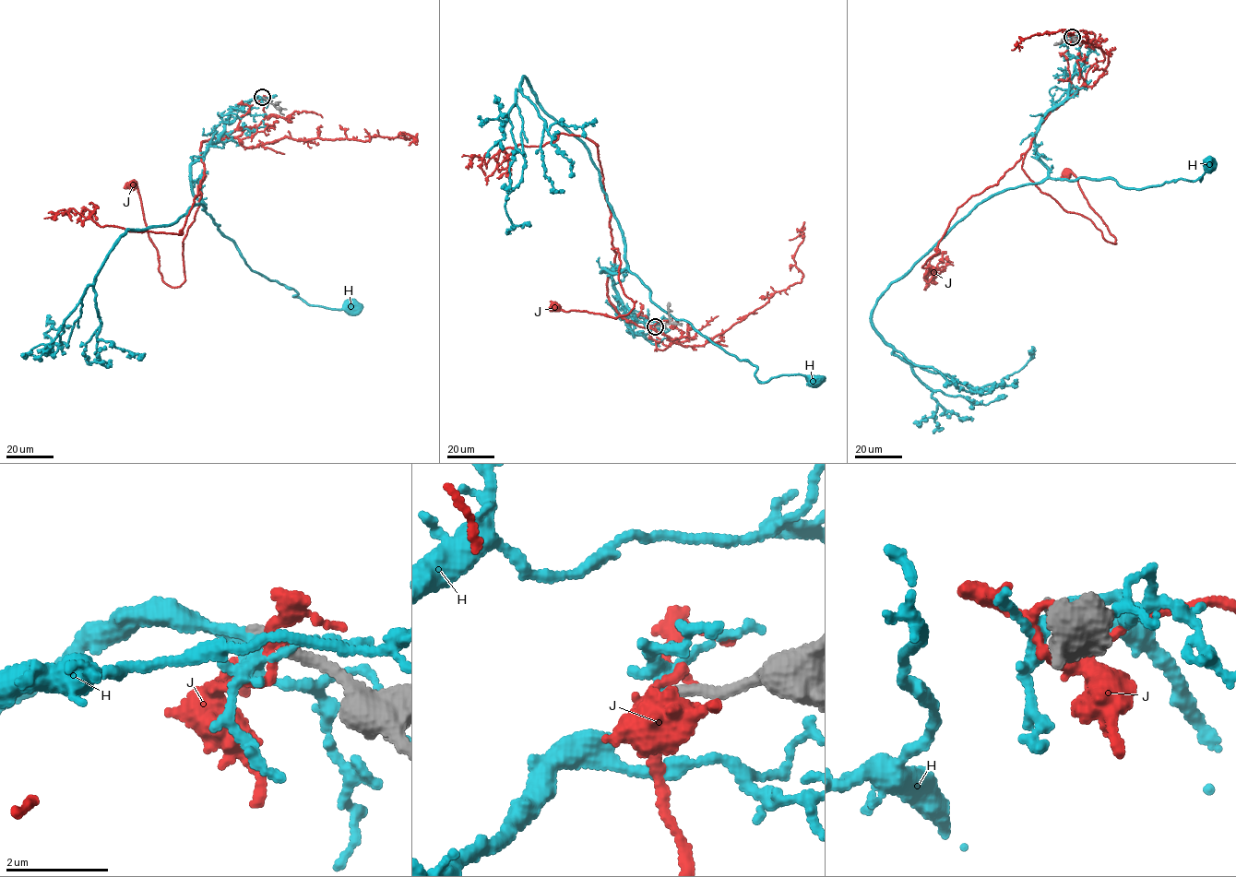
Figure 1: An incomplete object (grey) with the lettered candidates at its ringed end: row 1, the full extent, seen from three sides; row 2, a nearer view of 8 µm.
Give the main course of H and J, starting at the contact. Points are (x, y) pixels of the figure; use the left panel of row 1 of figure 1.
H: (262, 97), (232, 111), (193, 163), (194, 195), (252, 269), (310, 304), (351, 303)
J: (264, 98), (266, 116), (257, 127), (201, 142), (205, 177), (184, 241), (180, 286), (162, 279), (133, 184)

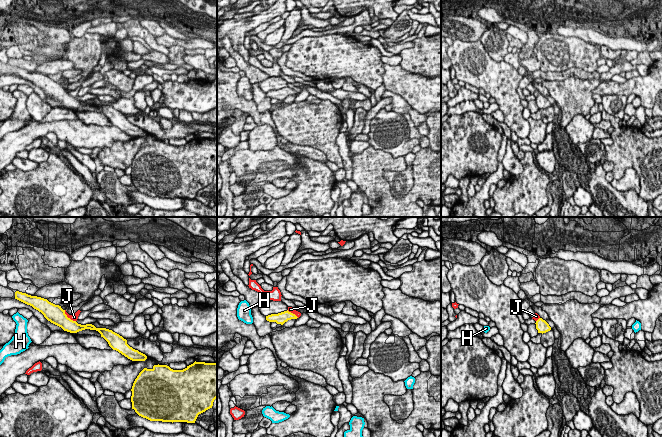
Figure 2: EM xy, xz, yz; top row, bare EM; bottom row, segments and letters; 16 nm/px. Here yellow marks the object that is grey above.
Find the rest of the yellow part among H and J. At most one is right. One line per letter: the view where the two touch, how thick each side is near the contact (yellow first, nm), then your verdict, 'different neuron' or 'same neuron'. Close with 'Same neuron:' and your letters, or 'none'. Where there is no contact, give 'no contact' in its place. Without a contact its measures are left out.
H: no contact | different neuron
J: xy | 300/120 nm | different neuron
Same neuron: none

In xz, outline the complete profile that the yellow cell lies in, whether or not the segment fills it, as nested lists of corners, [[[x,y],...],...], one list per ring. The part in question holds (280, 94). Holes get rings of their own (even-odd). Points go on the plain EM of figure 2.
[[[288,86],[278,90],[271,90],[266,92],[267,97],[276,98],[277,100],[281,100],[281,101],[283,101],[288,96],[297,95],[297,94],[298,93],[295,90],[289,88]]]

